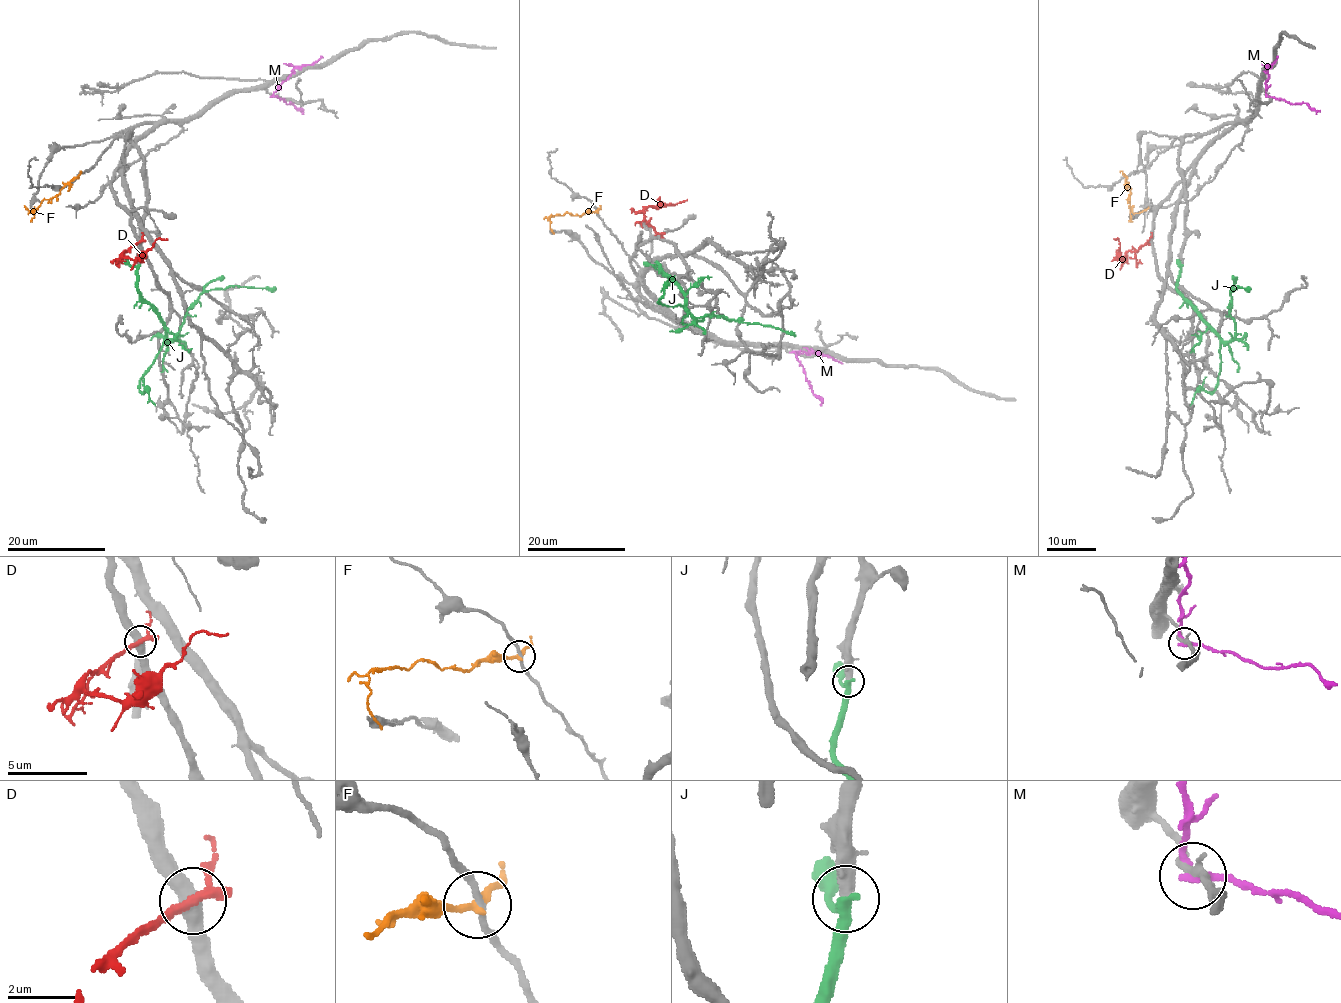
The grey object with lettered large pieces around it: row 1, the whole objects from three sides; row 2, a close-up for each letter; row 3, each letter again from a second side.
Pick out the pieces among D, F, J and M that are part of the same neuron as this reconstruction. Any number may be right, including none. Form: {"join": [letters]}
{"join": ["J"]}

